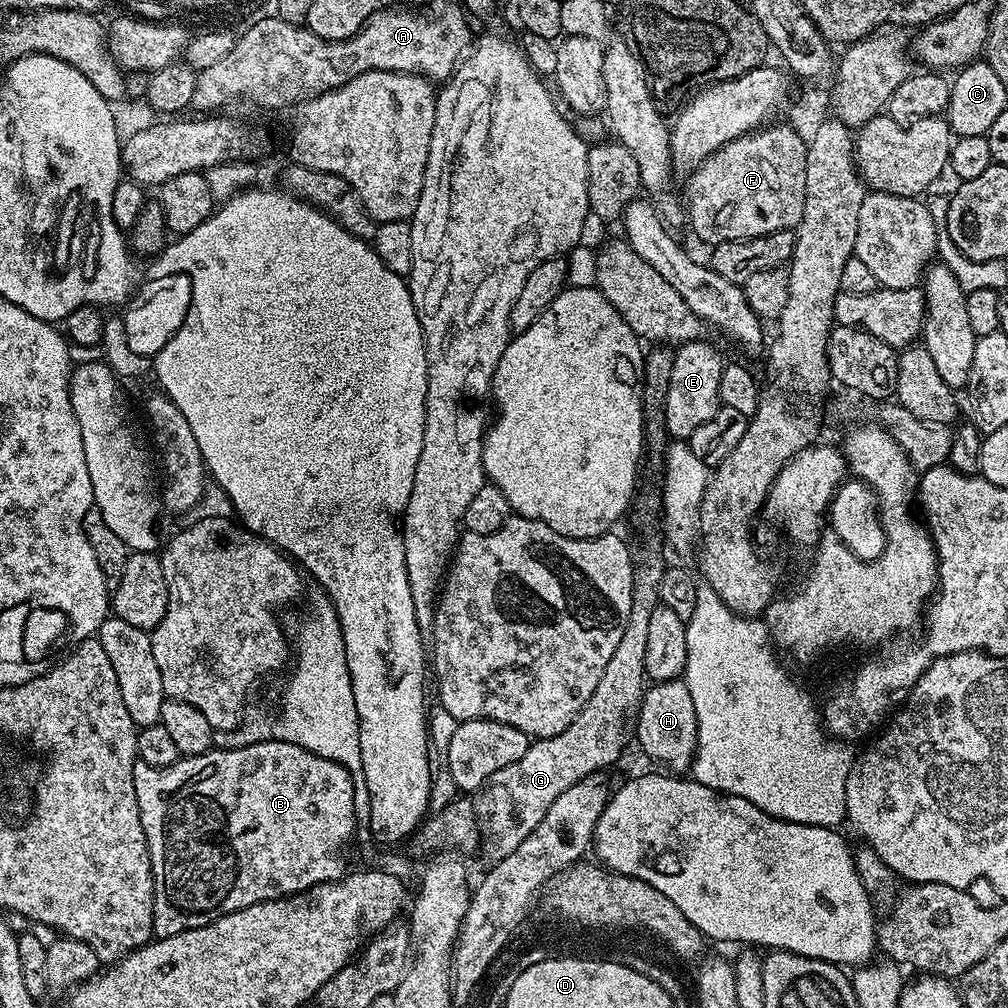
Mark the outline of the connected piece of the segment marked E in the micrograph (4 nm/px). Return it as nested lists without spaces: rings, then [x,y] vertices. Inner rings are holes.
[[[707,339],[692,340],[688,344],[679,345],[673,351],[674,366],[670,366],[670,386],[664,399],[664,417],[669,437],[687,440],[702,422],[710,422],[714,414],[721,408],[718,398],[718,382],[722,379],[722,370],[726,363],[710,345]]]

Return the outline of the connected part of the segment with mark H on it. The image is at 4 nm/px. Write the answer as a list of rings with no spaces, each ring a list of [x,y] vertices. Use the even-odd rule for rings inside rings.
[[[682,678],[655,682],[645,687],[640,709],[636,711],[636,740],[652,760],[665,764],[672,774],[684,774],[691,769],[698,742],[698,714],[694,714],[694,698],[690,698],[688,683]]]

